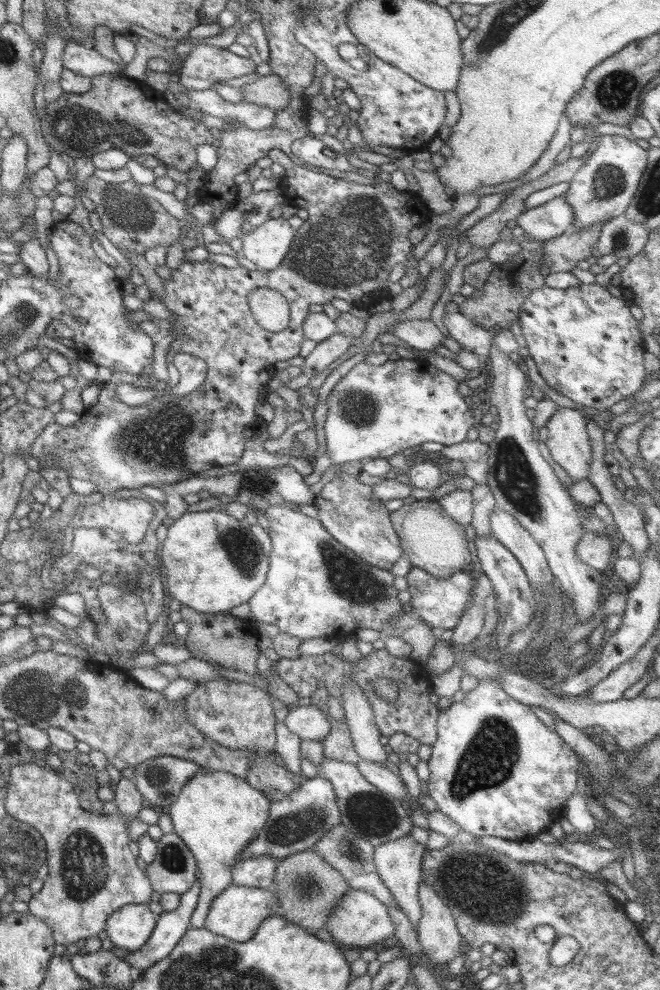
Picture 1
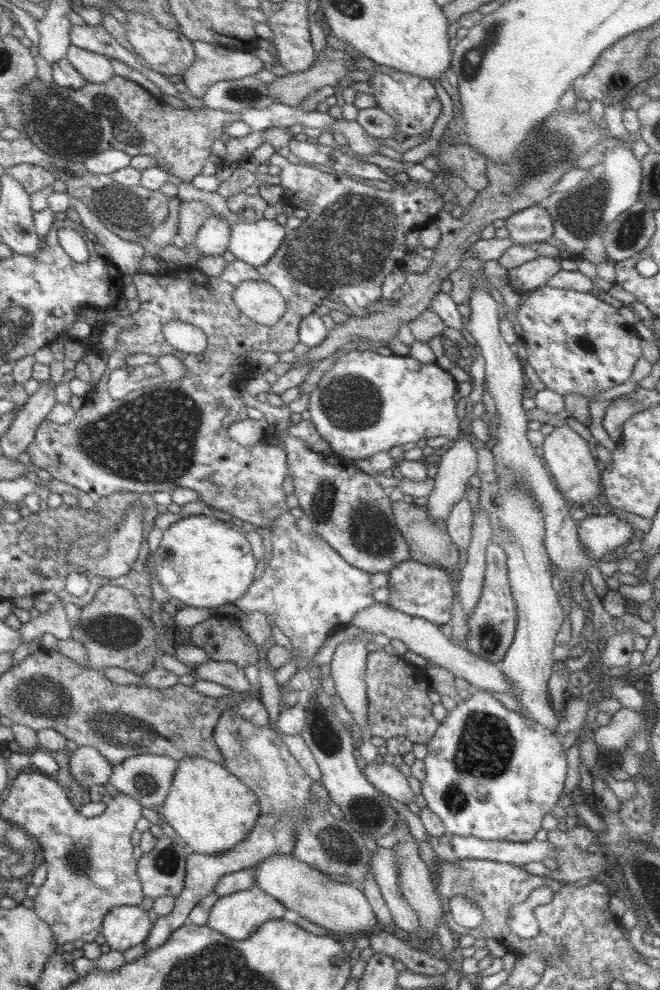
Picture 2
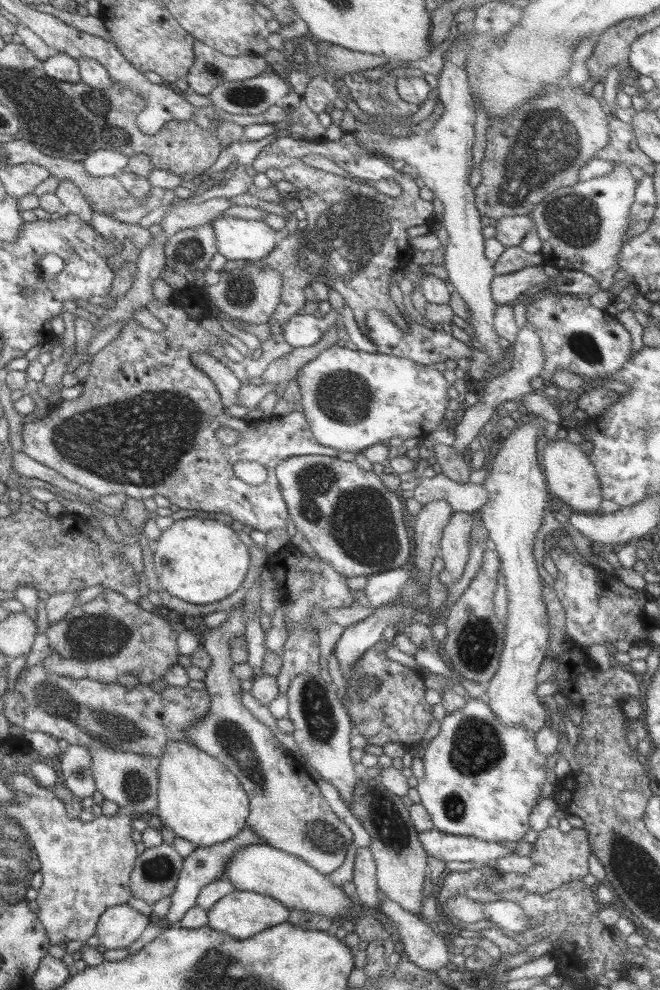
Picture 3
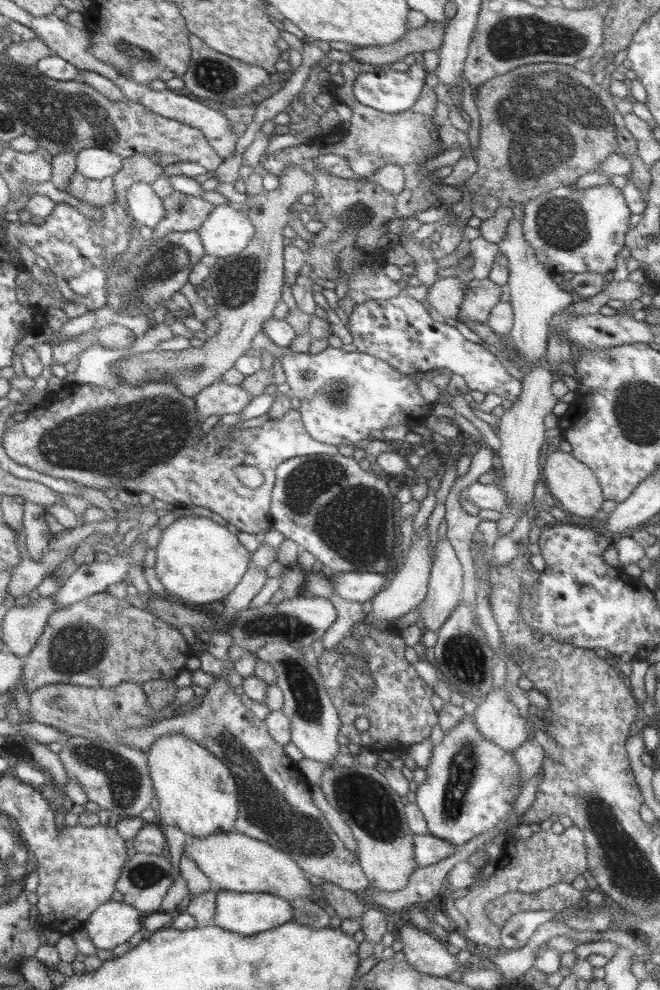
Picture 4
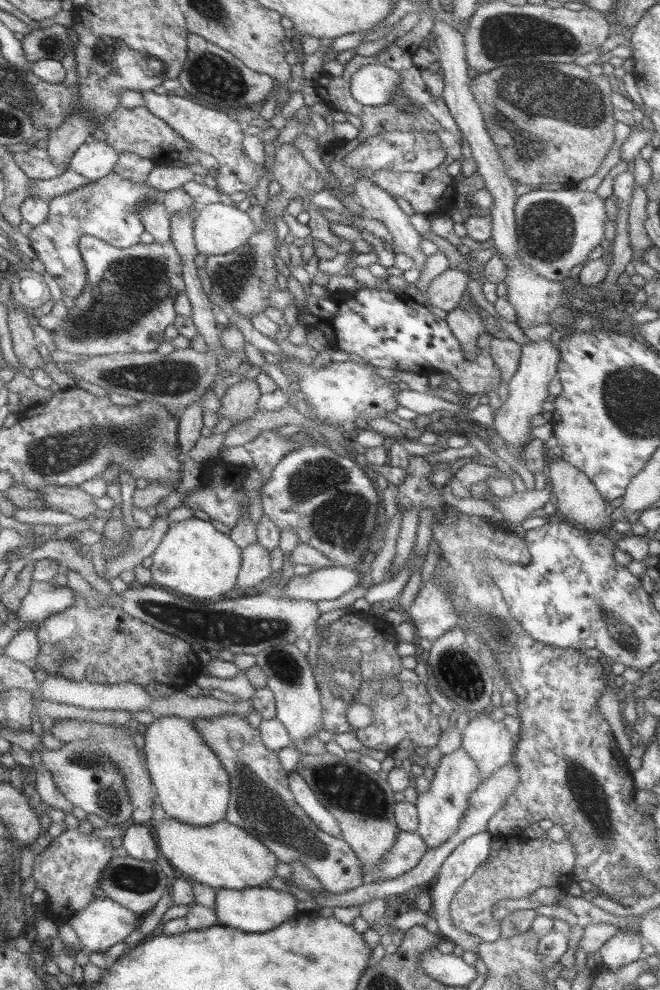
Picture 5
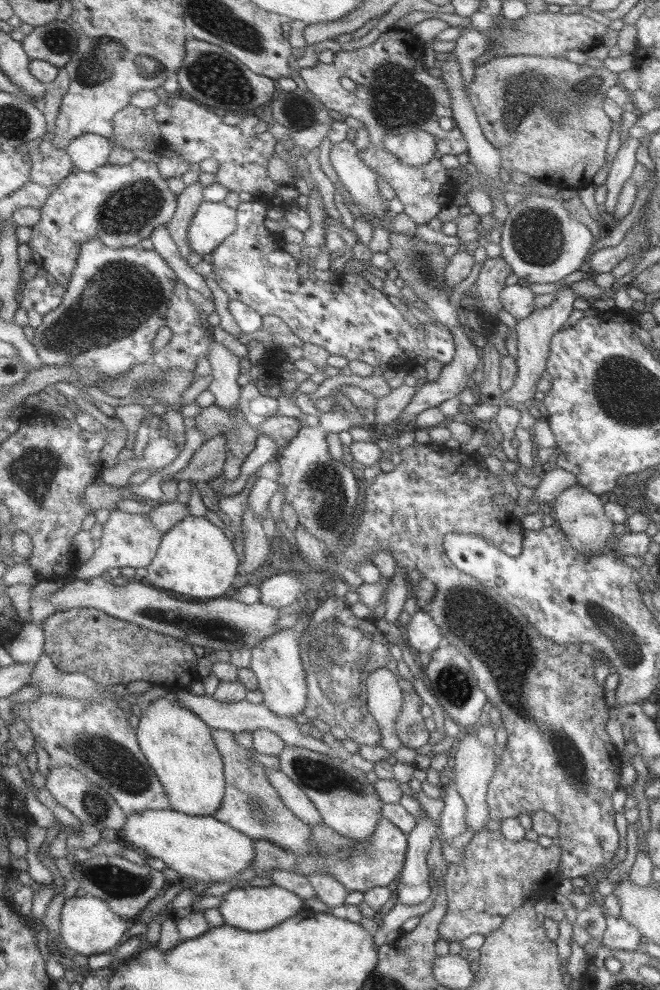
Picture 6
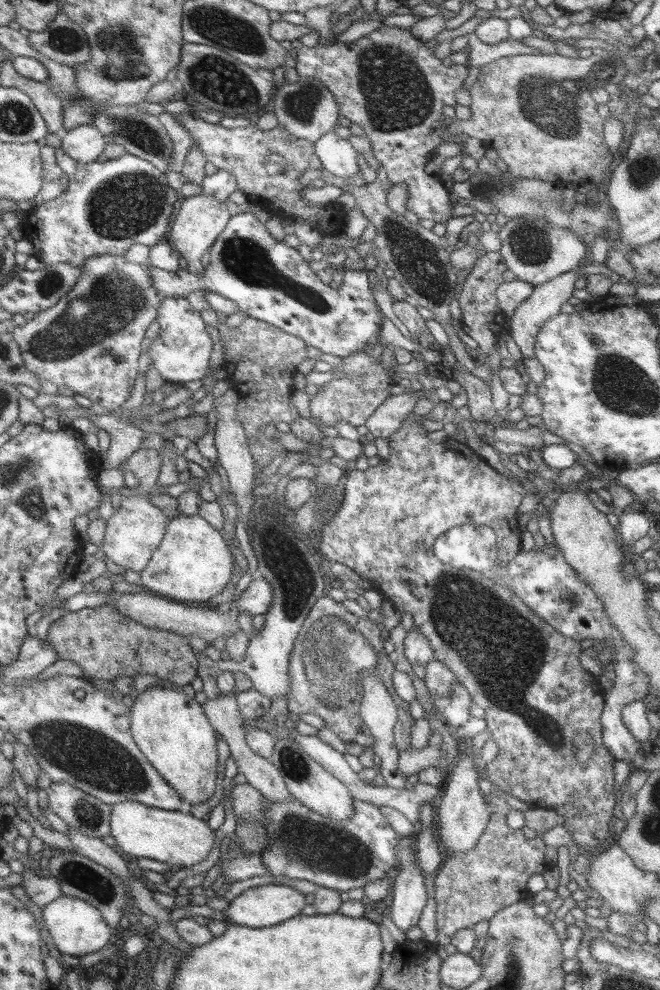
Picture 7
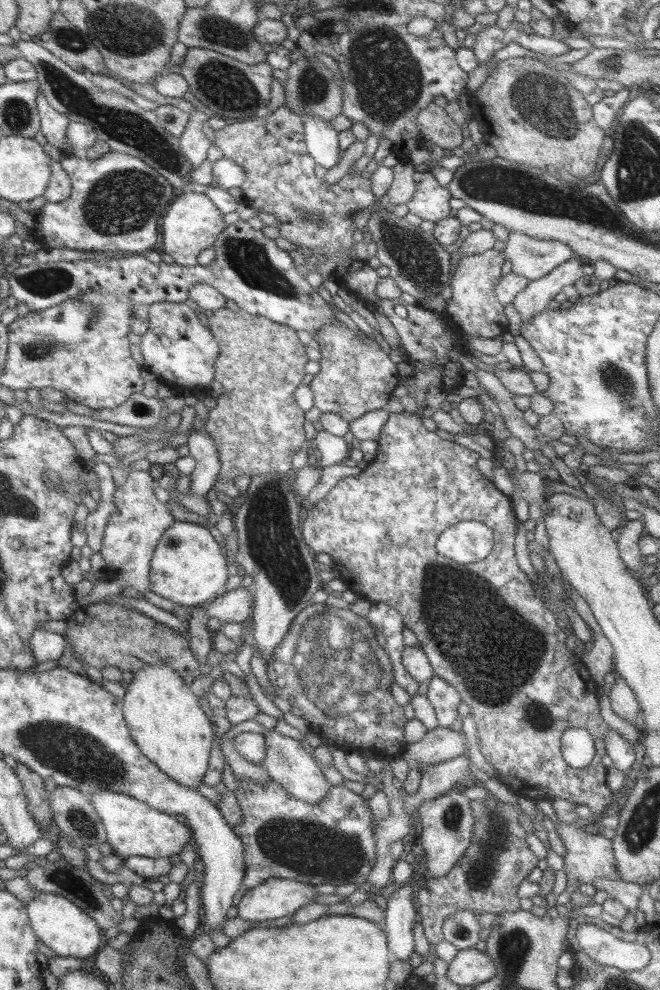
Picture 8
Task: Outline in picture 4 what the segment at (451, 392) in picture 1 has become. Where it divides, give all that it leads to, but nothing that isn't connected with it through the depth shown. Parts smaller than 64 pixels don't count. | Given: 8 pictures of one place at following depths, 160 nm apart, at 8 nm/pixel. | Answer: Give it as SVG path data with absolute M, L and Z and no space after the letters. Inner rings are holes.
M258 332L250 342L250 349L260 352L267 350L278 362L281 363L282 374L288 385L288 393L299 401L299 414L301 424L307 435L317 442L329 446L347 444L362 446L369 440L373 430L383 431L389 427L424 426L425 420L430 415L430 403L423 400L417 392L416 379L412 376L401 374L389 364L374 356L362 352L349 352L339 348L326 347L324 350L311 353L292 353L286 348L275 346L263 333Z

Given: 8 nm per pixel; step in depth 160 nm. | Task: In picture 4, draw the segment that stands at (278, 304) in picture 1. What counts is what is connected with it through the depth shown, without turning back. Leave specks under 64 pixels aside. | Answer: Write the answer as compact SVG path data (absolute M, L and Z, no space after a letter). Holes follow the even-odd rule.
M285 167L277 179L277 189L247 195L238 206L239 213L248 218L254 229L246 248L232 258L217 258L213 267L209 268L206 280L220 324L217 333L198 348L153 350L120 358L113 362L113 374L117 380L134 387L151 381L170 382L178 393L193 398L202 388L215 383L217 377L232 368L239 356L248 353L251 339L262 330L262 324L272 317L273 308L281 299L284 282L282 252L285 248L282 229L290 220L290 209L298 203L299 196L313 190L313 179L299 167Z

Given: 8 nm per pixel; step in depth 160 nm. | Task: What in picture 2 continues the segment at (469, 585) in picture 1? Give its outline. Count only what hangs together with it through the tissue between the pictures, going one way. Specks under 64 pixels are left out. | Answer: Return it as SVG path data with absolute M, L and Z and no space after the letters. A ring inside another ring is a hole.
M407 558L388 571L387 586L390 589L389 602L385 603L402 614L409 617L422 618L431 624L445 625L449 622L451 614L451 598L453 586L449 583L448 569L438 569L421 564Z

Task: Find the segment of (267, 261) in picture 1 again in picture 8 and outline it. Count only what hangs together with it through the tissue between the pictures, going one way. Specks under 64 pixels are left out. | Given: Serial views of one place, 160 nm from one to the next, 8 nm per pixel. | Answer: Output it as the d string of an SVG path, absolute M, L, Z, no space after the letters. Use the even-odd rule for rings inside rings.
M176 193L176 198L159 220L159 241L157 248L173 258L182 267L197 265L197 255L212 246L215 237L223 230L224 223L219 210L203 193Z

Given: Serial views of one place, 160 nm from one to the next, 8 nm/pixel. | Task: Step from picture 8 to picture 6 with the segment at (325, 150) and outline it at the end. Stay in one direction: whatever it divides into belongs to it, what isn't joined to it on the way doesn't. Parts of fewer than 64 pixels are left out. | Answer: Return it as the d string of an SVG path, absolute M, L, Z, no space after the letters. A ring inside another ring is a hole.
M341 140L333 144L329 150L329 164L353 203L363 206L369 217L389 212L387 200L380 196L376 186L375 174L359 161L359 152L353 143Z

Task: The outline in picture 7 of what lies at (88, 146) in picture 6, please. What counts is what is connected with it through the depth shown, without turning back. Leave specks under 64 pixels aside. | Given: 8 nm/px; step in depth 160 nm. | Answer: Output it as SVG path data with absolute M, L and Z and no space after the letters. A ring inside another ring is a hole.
M82 124L62 131L59 149L72 160L85 165L98 160L105 146L103 136L93 125Z

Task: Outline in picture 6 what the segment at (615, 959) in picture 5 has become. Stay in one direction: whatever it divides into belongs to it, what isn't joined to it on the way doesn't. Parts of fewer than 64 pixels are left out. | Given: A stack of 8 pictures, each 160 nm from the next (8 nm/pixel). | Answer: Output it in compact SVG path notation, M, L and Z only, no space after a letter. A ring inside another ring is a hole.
M608 916L605 922L600 944L609 950L639 950L640 934L634 926L618 916Z

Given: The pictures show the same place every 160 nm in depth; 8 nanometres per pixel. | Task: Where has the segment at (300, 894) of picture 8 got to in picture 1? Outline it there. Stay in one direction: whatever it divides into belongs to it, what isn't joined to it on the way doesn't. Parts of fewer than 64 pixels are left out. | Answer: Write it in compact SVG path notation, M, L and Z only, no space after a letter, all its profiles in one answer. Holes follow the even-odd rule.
M229 885L209 904L209 909L204 918L203 928L217 936L240 943L249 940L256 931L259 923L268 916L278 914L277 899L267 889L261 887L248 887Z

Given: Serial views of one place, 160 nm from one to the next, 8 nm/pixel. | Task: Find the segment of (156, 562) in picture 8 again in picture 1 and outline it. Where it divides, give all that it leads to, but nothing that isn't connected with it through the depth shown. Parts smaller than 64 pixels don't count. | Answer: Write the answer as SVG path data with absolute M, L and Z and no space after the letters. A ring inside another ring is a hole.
M224 510L185 512L179 518L173 519L166 529L166 537L160 543L157 556L159 566L165 574L165 581L162 581L162 584L166 588L167 597L177 600L179 604L192 608L201 615L226 613L239 604L247 603L265 582L268 557L263 555L257 538L251 533L251 528L243 528L237 519L227 515Z

